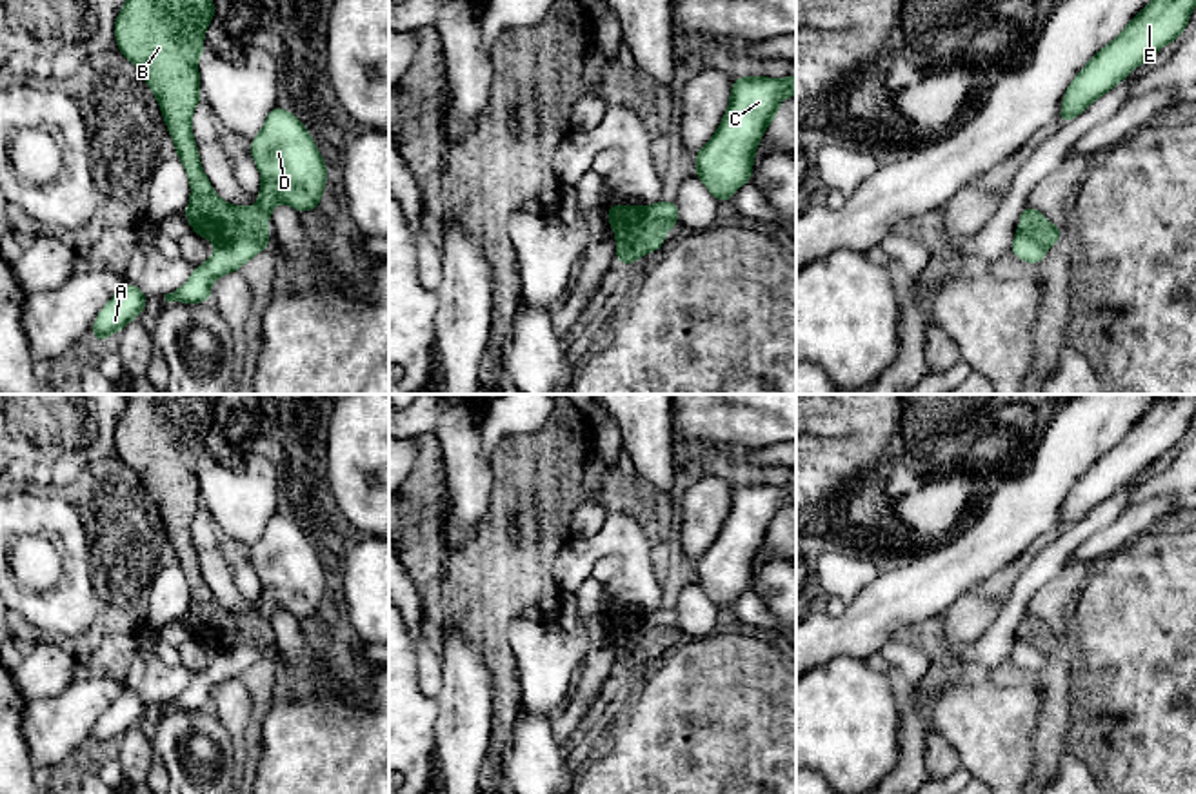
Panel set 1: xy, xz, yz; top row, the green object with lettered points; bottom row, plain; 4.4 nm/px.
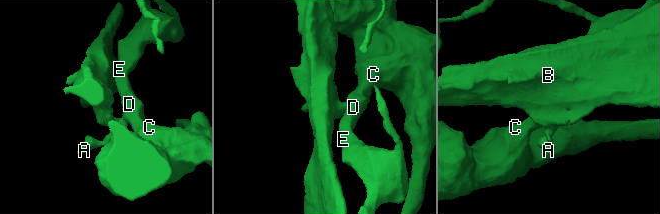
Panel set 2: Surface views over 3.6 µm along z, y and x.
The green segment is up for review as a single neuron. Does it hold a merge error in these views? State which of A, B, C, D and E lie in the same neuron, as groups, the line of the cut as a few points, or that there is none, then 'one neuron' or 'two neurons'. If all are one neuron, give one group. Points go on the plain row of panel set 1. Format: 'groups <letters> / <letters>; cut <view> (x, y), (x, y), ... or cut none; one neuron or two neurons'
groups A C D E / B; cut xy (259, 616), (260, 636), (257, 640), (224, 647), (217, 653); two neurons

